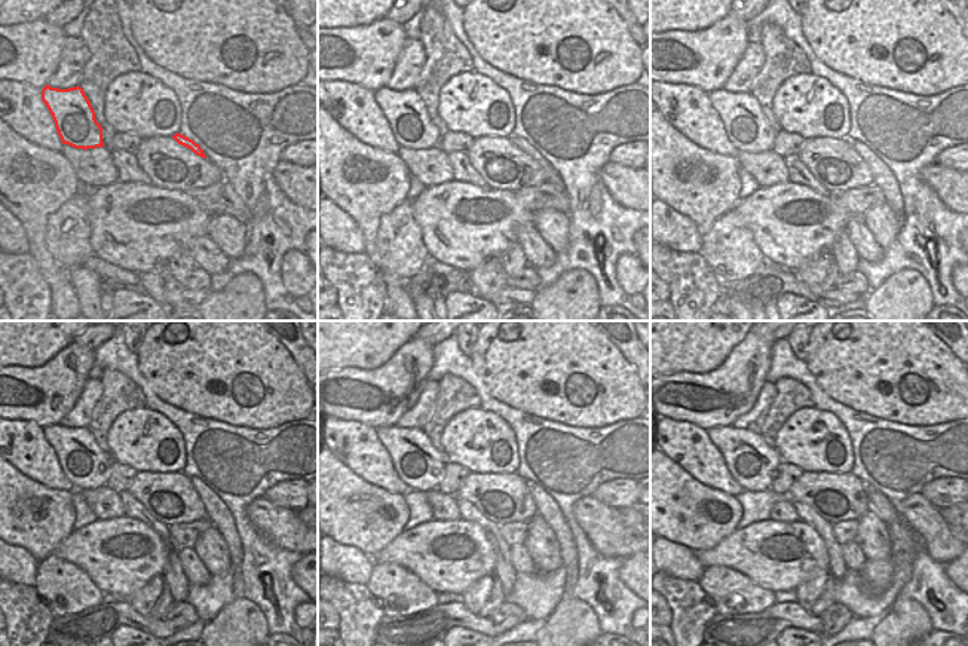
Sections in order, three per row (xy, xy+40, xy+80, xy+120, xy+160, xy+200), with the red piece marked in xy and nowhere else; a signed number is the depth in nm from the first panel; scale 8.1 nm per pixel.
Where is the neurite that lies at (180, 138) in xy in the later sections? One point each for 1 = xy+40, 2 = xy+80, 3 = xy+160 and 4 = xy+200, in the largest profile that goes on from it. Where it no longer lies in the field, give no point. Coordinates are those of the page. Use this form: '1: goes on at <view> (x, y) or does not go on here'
1: goes on at xy+40 (553, 177)
2: goes on at xy+80 (881, 173)
3: goes on at xy+160 (545, 505)
4: goes on at xy+200 (876, 501)

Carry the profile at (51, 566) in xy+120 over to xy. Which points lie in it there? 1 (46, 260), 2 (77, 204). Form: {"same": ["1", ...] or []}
{"same": ["2"]}

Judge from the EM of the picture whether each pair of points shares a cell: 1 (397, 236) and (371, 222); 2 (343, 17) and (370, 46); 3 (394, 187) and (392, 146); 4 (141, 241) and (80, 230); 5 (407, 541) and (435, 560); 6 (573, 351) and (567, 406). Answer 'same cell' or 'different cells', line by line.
1: different cells
2: different cells
3: different cells
4: different cells
5: same cell
6: same cell

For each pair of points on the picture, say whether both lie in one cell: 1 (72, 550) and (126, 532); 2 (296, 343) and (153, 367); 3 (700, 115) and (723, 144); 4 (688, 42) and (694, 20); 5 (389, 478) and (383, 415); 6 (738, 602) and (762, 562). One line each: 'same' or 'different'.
1: same
2: different
3: same
4: different
5: different
6: different

